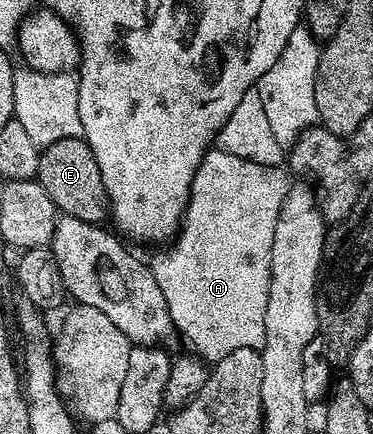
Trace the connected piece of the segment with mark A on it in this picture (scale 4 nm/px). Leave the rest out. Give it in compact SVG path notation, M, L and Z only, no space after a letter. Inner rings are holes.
M217 150L207 152L196 170L196 178L190 187L190 201L186 203L186 215L182 217L176 239L162 250L167 252L149 261L156 283L164 294L164 302L168 302L168 314L177 335L182 335L203 361L217 362L232 354L232 350L261 350L264 346L264 314L270 297L272 234L288 191L285 171L287 169L282 166L260 166L260 162L236 158L236 154L224 154Z

